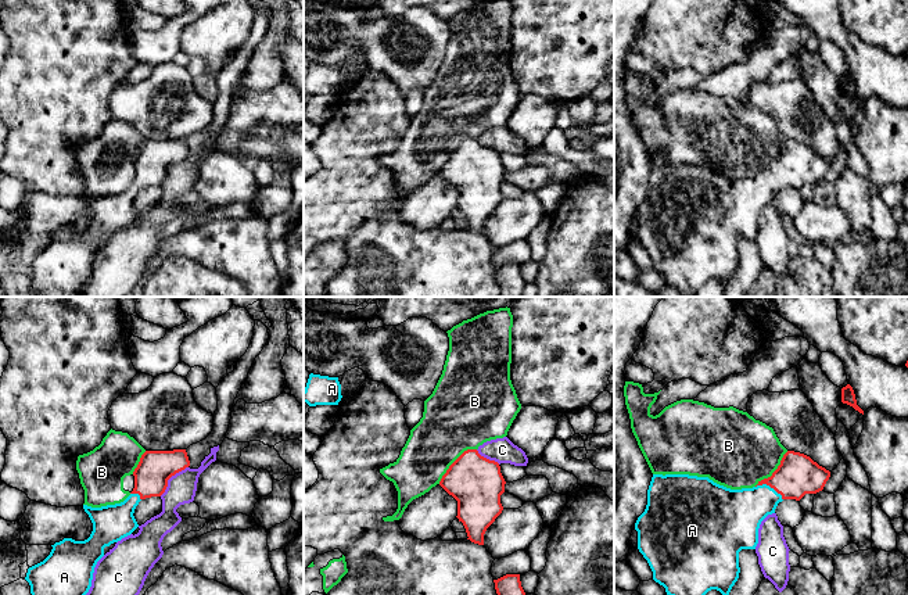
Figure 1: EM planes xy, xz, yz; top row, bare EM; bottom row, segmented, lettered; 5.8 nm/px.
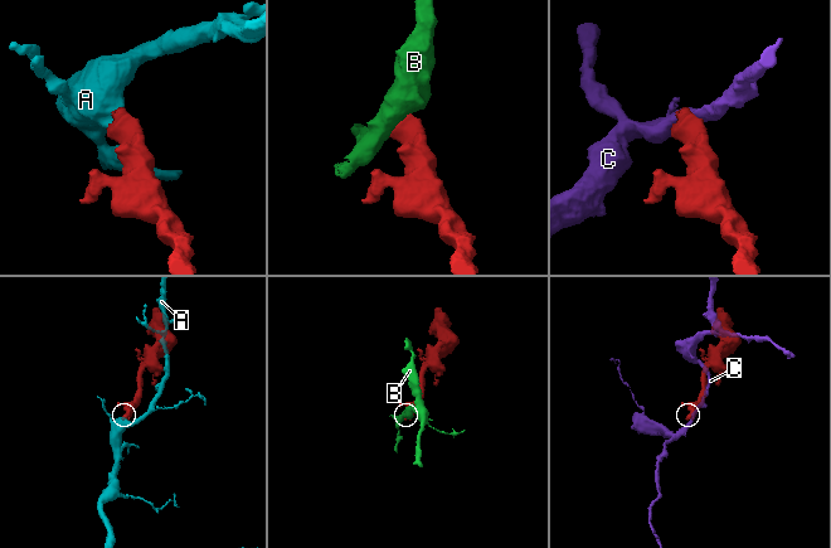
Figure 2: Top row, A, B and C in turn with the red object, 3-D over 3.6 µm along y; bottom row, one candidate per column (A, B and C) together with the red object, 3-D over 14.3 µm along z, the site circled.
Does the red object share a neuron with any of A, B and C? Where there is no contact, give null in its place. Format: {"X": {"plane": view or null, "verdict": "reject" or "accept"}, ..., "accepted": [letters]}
{"A": {"plane": "yz", "verdict": "accept"}, "B": {"plane": "xz", "verdict": "reject"}, "C": {"plane": "xy", "verdict": "reject"}, "accepted": ["A"]}

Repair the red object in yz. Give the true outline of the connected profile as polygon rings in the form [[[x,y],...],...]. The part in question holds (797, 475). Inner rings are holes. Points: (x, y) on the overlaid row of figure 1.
[[[787,451],[772,476],[758,481],[753,488],[731,490],[708,477],[689,474],[653,474],[646,509],[635,523],[638,549],[647,560],[653,580],[665,588],[667,595],[706,595],[711,589],[729,595],[740,573],[739,552],[756,549],[761,521],[775,513],[783,499],[800,501],[805,494],[822,491],[829,477],[829,470],[794,451]]]

